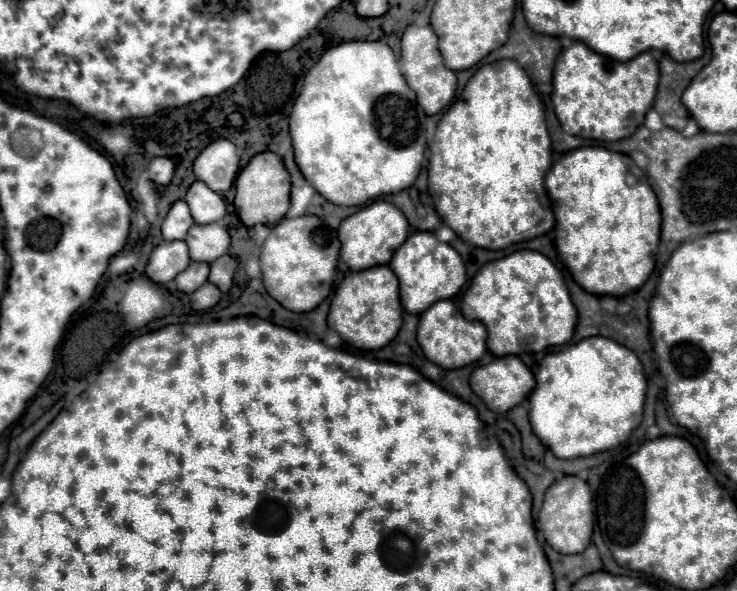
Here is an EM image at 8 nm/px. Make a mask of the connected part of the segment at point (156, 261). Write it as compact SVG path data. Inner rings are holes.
M161 242L153 248L149 262L145 266L145 274L157 284L167 284L175 280L175 276L183 272L189 266L189 262L191 260L185 242Z

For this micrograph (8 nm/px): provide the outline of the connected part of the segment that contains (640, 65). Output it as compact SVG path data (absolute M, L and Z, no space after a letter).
M573 42L555 62L551 100L561 128L565 126L567 134L615 142L629 138L643 124L647 110L653 106L657 80L659 66L649 52L643 52L627 62L617 62L593 52L583 42Z

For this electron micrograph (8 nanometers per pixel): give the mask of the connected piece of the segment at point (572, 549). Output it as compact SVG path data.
M561 476L545 492L545 502L539 512L537 528L543 532L547 544L559 554L579 554L591 544L593 510L591 510L589 484L579 476Z

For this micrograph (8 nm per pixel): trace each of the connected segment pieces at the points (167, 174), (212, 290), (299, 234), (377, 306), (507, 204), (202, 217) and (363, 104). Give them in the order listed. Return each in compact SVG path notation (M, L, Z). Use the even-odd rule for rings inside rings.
M153 158L147 172L149 172L149 176L155 184L169 186L169 182L173 178L173 172L175 172L175 164L169 158Z
M207 282L201 288L197 288L189 298L191 298L191 308L193 310L209 310L209 308L213 308L219 302L221 292L219 292L217 286Z
M317 216L283 218L275 228L271 228L271 234L261 248L259 262L265 290L287 310L311 312L329 296L333 288L337 256L337 232L327 228Z
M389 266L367 268L345 276L345 280L337 286L335 296L331 300L327 324L331 330L339 332L347 344L355 348L379 350L387 346L397 336L403 324L403 310L397 292L397 276L393 276Z
M497 60L481 66L465 88L439 120L435 140L429 144L429 194L437 214L461 240L487 250L503 250L515 242L547 234L555 226L545 192L545 172L551 168L551 140L541 100L529 76L515 60Z
M199 180L193 182L193 186L187 190L185 202L189 204L195 224L219 222L225 216L223 198L217 192L213 192L211 188L205 188L205 184L201 184Z
M355 40L355 42L341 42L333 48L329 48L319 60L317 64L305 74L303 80L303 88L301 94L295 100L295 106L289 114L289 134L293 140L293 152L295 152L295 162L303 174L303 178L329 202L337 204L337 206L361 206L367 204L367 200L383 196L383 194L395 194L401 192L405 188L409 188L417 176L419 170L423 166L423 158L425 158L425 112L421 110L421 106L417 104L417 96L415 92L405 84L405 78L399 72L399 64L397 58L393 54L393 50L383 44L383 42L369 42L369 40Z

